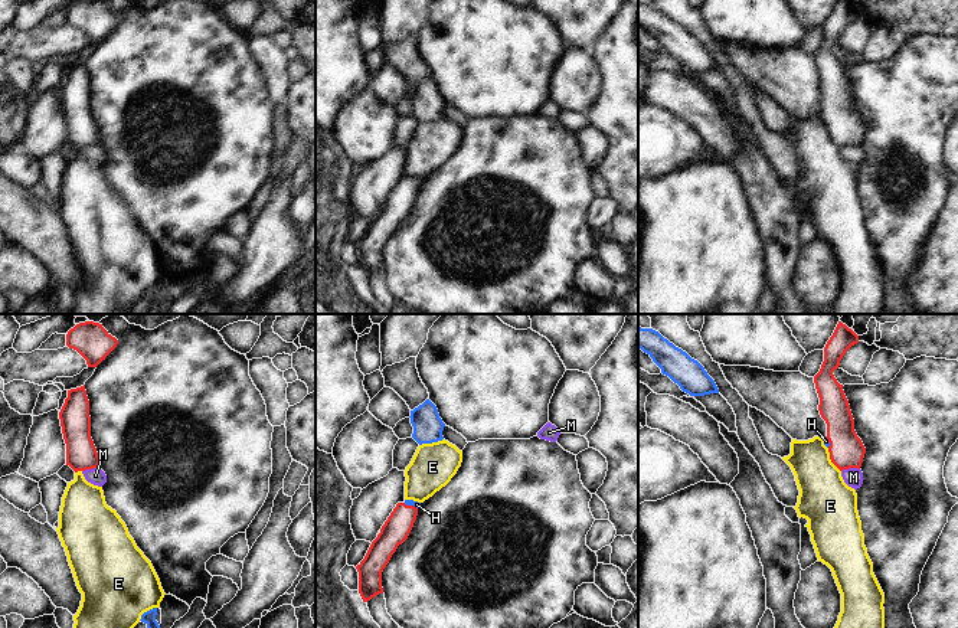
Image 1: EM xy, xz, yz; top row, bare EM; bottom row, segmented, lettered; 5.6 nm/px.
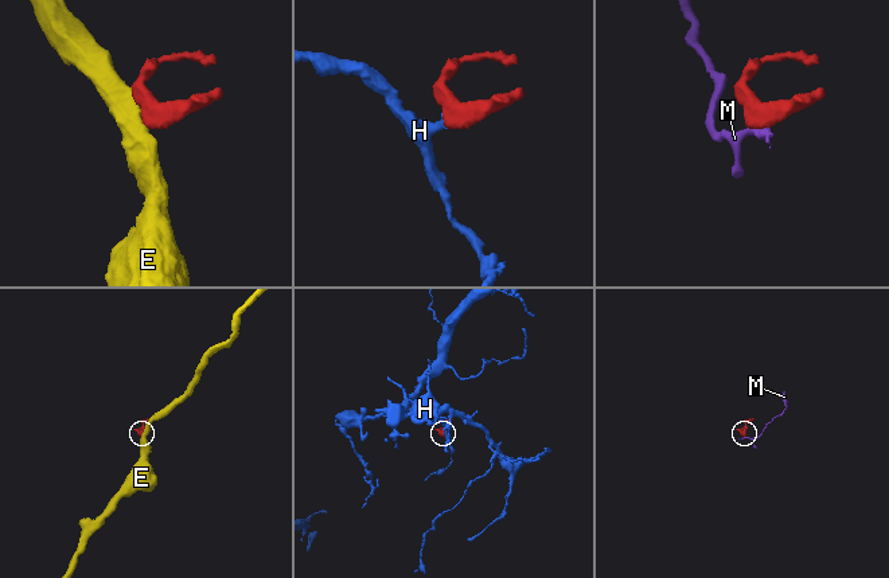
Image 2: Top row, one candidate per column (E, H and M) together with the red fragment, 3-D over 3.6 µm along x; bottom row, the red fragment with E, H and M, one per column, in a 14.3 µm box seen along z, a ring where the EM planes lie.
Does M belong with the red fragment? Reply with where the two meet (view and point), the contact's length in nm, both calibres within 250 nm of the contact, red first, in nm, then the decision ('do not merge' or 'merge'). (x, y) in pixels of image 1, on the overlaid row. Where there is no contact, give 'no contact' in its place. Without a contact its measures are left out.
yz (850, 467) | 110 nm | 190/110 nm | do not merge

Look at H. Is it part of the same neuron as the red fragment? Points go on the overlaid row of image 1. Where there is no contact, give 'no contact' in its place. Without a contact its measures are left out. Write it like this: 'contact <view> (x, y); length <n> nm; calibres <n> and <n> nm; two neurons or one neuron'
contact xz (411, 506); length 90 nm; calibres 150 and 40 nm; one neuron

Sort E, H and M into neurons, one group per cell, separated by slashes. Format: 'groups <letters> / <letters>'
groups E / H / M

